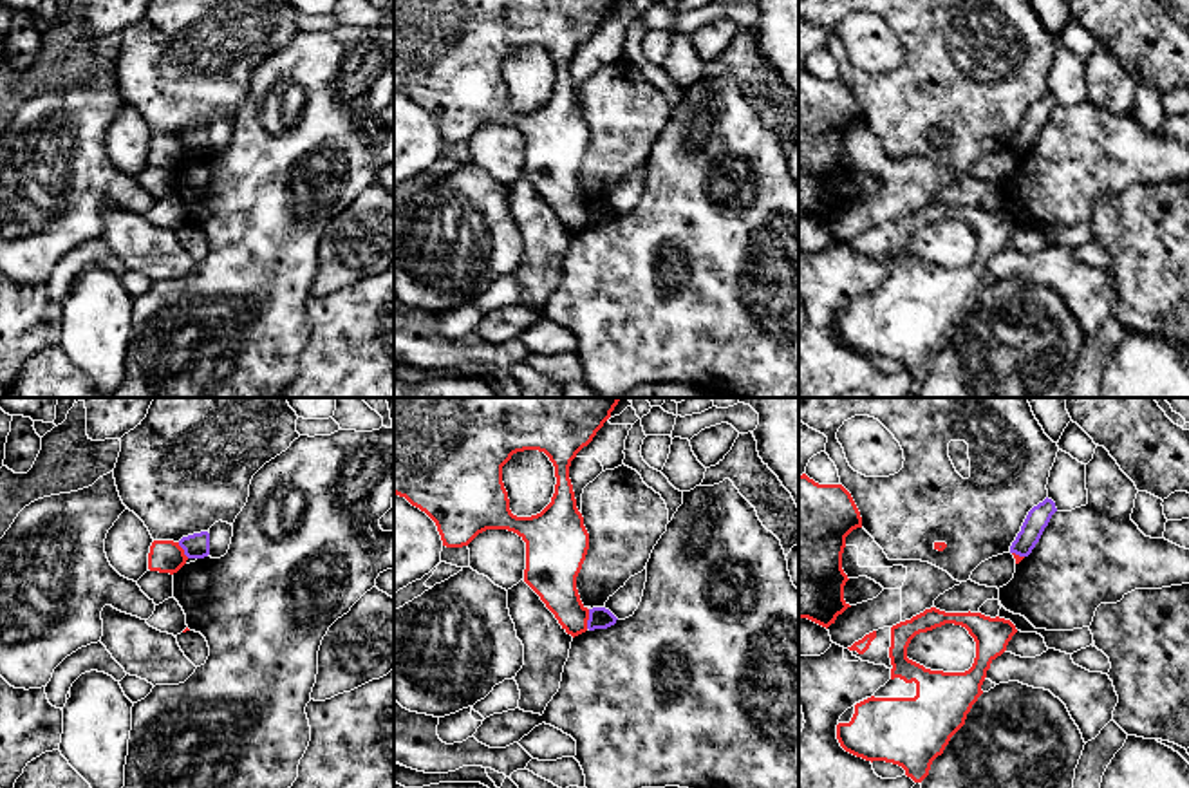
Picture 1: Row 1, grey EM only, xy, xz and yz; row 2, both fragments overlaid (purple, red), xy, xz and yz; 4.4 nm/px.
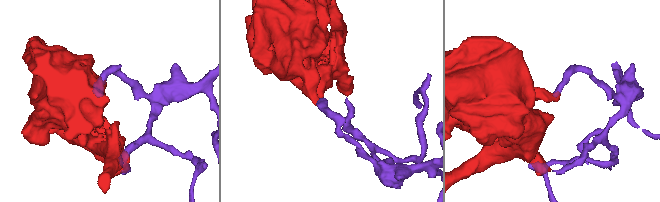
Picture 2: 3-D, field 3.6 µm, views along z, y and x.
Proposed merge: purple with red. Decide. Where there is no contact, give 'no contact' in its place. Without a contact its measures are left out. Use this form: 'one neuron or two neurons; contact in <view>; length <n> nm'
two neurons; contact in xz; length 90 nm

